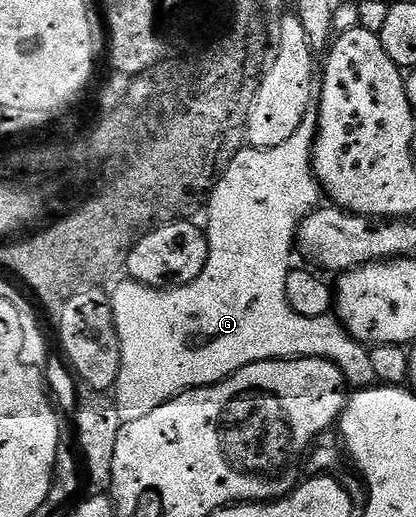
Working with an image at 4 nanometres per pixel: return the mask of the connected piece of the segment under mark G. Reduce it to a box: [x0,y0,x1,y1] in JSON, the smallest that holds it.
[109,109,376,423]

